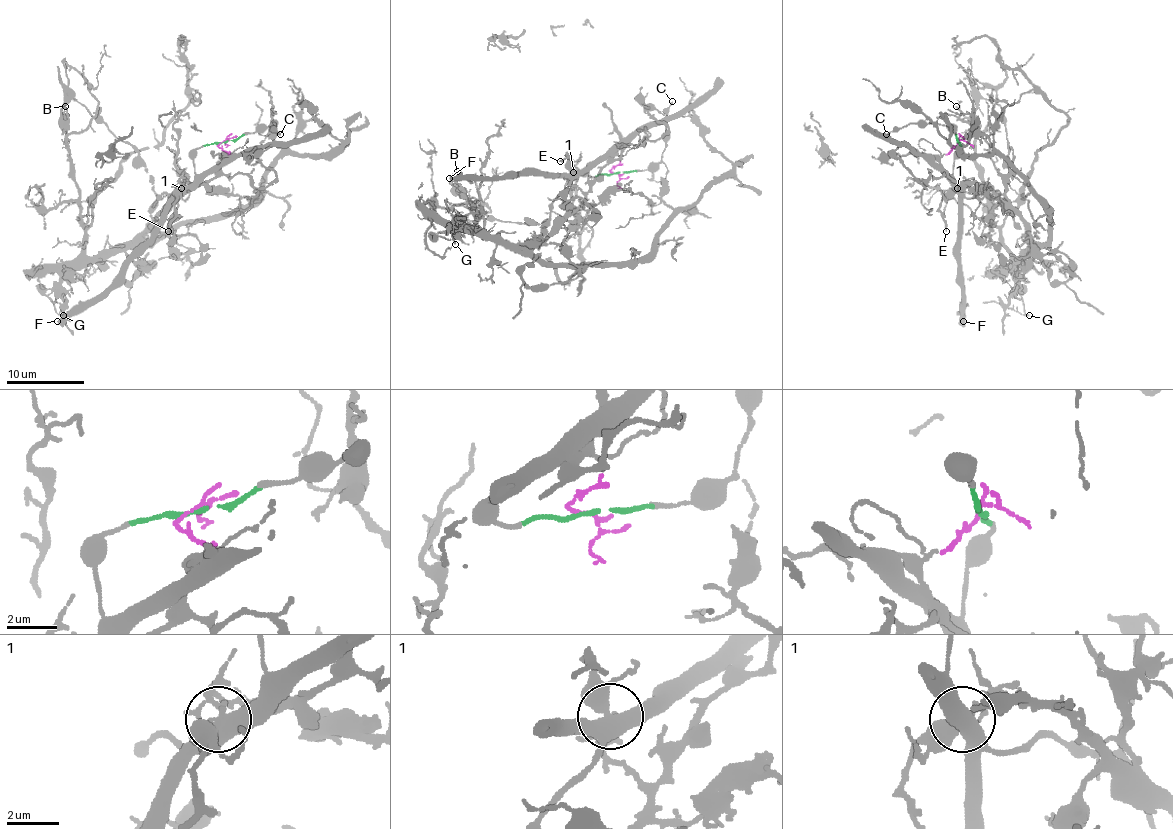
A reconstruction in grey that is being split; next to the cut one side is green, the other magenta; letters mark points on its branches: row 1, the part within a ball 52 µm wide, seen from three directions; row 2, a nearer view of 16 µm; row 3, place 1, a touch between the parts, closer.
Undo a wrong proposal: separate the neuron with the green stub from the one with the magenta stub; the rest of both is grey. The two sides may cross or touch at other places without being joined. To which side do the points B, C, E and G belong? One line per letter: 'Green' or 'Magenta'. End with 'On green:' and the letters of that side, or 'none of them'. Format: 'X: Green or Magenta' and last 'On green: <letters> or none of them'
B: Magenta
C: Green
E: Magenta
G: Magenta
On green: C

